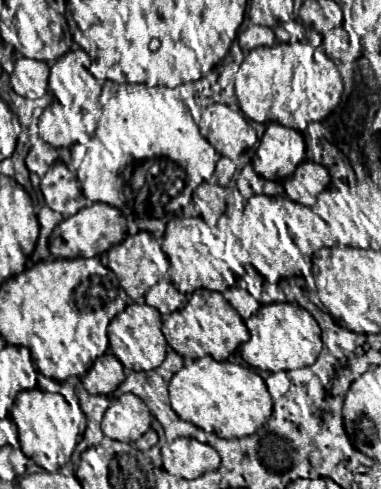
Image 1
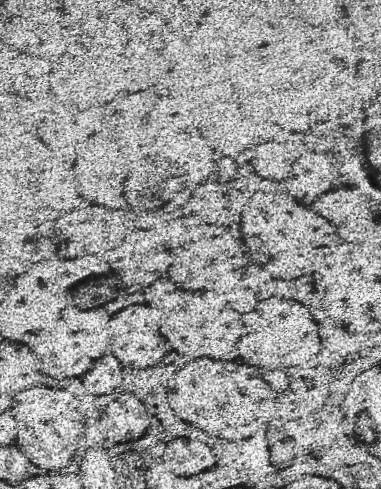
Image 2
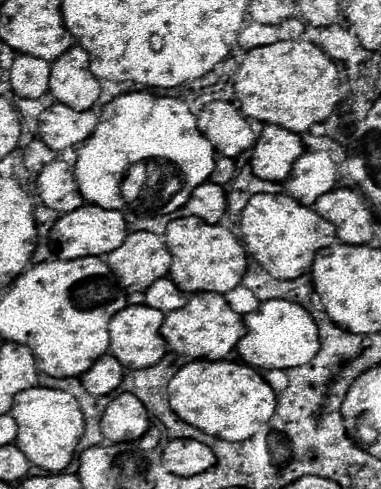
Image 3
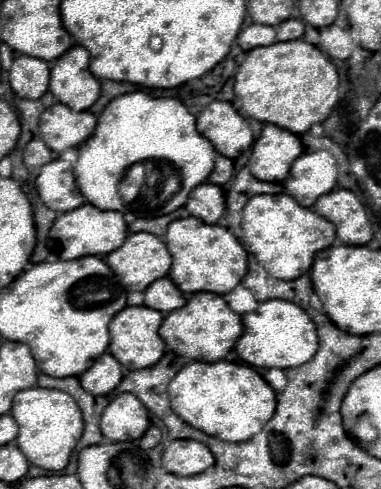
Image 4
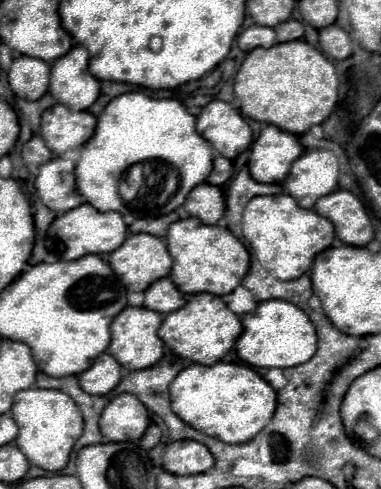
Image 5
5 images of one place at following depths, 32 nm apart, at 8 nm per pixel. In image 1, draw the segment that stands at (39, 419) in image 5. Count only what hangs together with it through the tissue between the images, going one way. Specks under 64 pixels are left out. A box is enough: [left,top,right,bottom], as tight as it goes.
[9,388,86,472]

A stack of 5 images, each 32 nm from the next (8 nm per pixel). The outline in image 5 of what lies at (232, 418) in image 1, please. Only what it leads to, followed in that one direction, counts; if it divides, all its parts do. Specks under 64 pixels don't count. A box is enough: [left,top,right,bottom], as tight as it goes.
[170,362,278,444]

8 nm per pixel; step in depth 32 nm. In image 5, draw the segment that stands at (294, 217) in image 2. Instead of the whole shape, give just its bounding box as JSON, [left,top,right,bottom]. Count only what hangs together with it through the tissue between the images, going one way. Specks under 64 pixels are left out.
[242,194,334,280]

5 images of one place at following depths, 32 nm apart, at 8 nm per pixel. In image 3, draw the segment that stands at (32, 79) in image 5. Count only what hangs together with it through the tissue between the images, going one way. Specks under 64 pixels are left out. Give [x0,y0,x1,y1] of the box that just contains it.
[10,54,50,98]

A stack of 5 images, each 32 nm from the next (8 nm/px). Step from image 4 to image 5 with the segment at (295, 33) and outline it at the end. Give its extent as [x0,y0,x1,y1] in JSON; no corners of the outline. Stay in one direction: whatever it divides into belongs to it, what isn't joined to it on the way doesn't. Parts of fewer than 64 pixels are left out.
[276,19,304,42]

